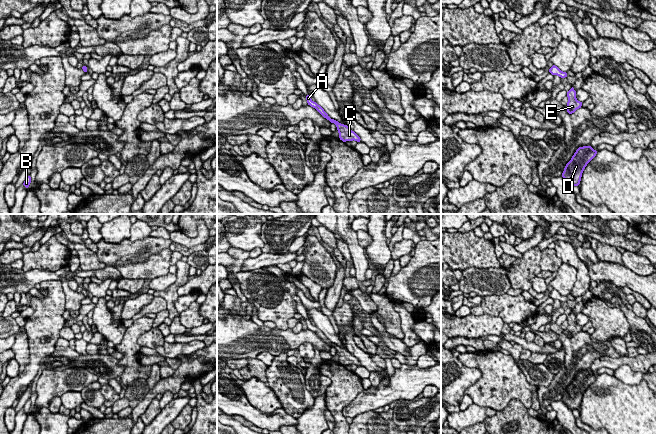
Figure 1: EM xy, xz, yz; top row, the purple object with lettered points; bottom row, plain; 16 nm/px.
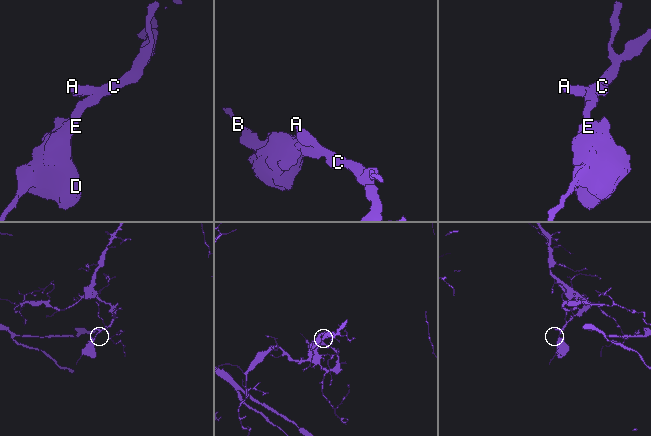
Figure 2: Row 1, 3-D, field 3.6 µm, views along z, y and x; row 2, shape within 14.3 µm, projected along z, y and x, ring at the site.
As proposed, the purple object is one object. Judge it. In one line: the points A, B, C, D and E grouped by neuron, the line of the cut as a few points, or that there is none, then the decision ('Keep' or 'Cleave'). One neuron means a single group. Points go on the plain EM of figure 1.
Groups: A B C D E. No split. Keep

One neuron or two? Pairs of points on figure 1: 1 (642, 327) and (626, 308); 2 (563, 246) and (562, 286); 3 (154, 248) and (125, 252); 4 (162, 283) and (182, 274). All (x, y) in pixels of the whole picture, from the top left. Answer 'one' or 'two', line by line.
1: one
2: two
3: one
4: two

